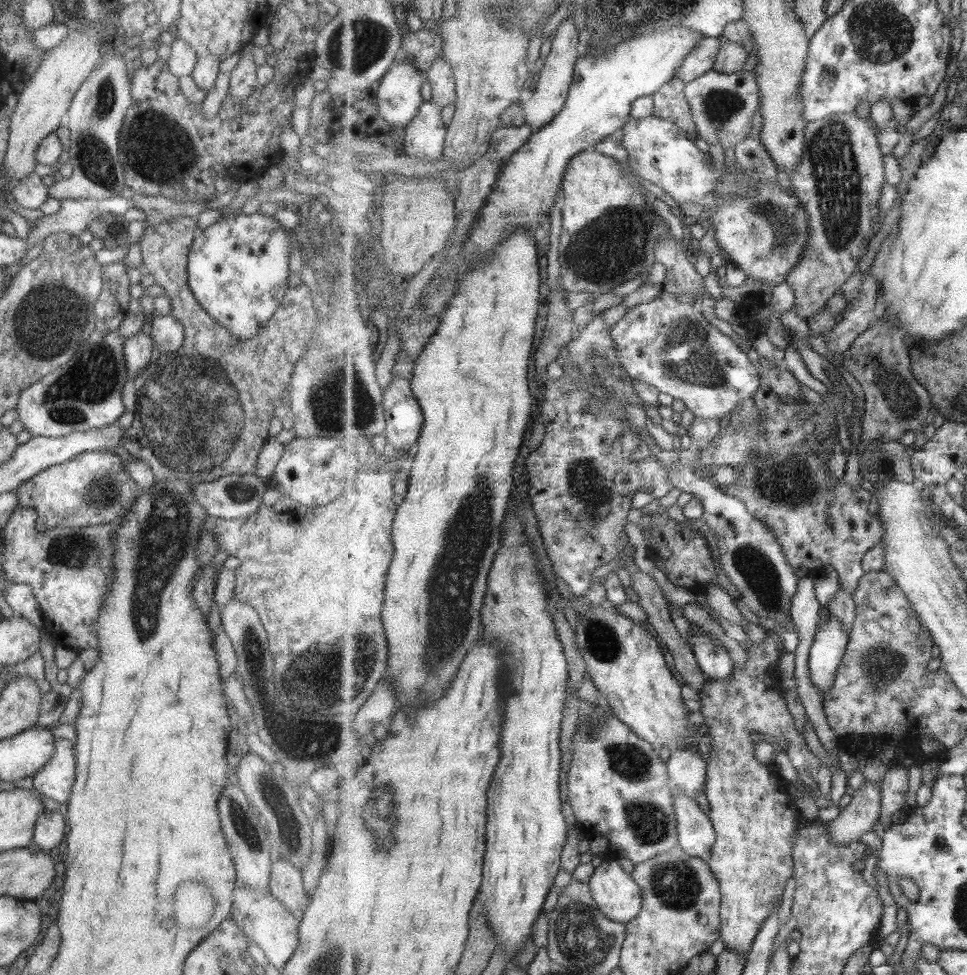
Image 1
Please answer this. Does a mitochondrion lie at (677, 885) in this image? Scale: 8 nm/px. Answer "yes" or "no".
yes

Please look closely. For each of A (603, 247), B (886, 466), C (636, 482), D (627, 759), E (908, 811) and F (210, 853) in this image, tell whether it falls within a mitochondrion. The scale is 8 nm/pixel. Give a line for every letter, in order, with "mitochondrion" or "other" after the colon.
A: mitochondrion
B: other
C: other
D: mitochondrion
E: other
F: other

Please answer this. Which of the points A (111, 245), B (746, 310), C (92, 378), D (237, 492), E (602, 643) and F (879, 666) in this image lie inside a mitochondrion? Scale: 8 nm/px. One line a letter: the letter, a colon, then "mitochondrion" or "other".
A: other
B: other
C: mitochondrion
D: mitochondrion
E: mitochondrion
F: mitochondrion

